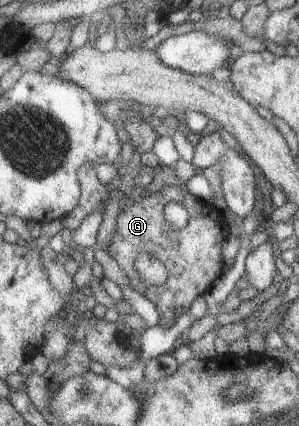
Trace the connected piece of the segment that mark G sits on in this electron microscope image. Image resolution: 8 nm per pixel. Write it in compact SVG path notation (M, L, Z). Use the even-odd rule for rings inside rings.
M164 185L159 191L138 202L120 199L121 211L118 212L115 232L107 248L114 262L121 268L128 286L152 302L157 310L157 325L168 328L180 313L189 310L196 295L202 295L213 286L213 280L224 271L221 255L221 242L227 235L227 216L224 210L214 203L197 201L190 193L176 185ZM168 203L183 206L188 213L186 224L174 230L164 220L163 208ZM140 253L148 253L167 270L167 279L161 285L148 285L139 278L134 263Z

